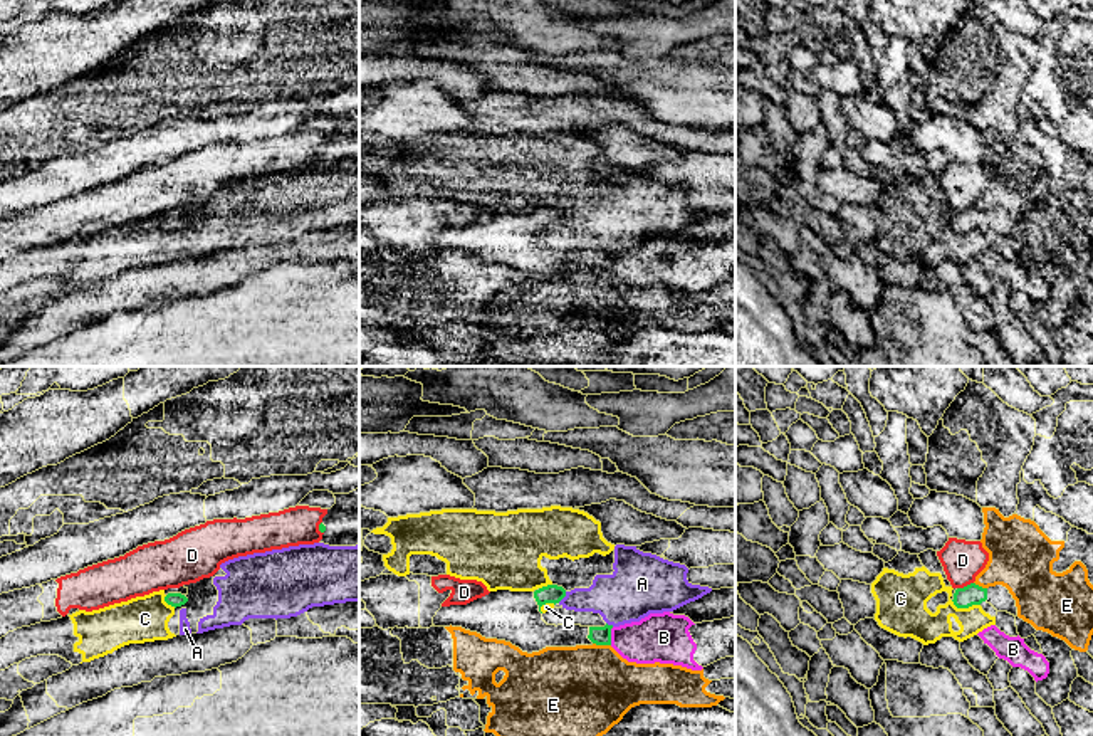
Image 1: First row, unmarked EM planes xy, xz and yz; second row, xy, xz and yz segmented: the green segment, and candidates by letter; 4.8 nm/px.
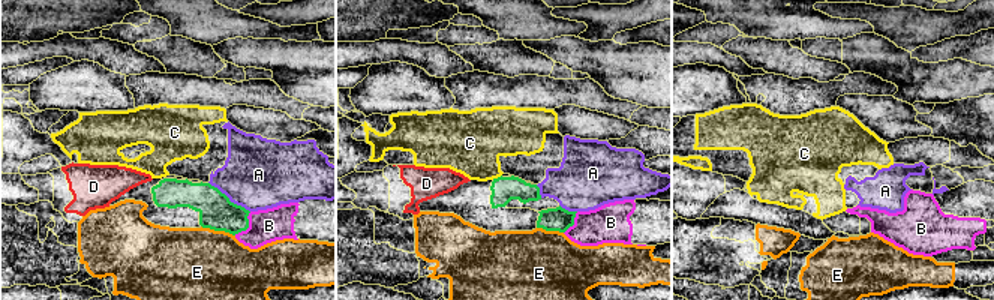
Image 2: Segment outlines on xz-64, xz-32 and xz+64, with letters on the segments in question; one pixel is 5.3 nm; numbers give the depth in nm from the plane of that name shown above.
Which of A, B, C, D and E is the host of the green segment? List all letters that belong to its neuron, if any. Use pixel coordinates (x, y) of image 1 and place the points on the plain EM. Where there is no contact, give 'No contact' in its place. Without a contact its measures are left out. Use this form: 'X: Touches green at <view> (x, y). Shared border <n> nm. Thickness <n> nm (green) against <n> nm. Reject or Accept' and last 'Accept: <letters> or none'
A: Touches green at xz (563, 220). Shared border 70 nm. Thickness 90 nm (green) against 220 nm. Reject
B: Touches green at xz (610, 259). Shared border 90 nm. Thickness 100 nm (green) against 240 nm. Reject
C: Touches green at yz (966, 231). Shared border 150 nm. Thickness 100 nm (green) against 170 nm. Reject
D: Touches green at yz (964, 210). Shared border 90 nm. Thickness 100 nm (green) against 190 nm. Reject
E: Touches green at xz (601, 268). Shared border 90 nm. Thickness 100 nm (green) against 440 nm. Reject
Accept: none

